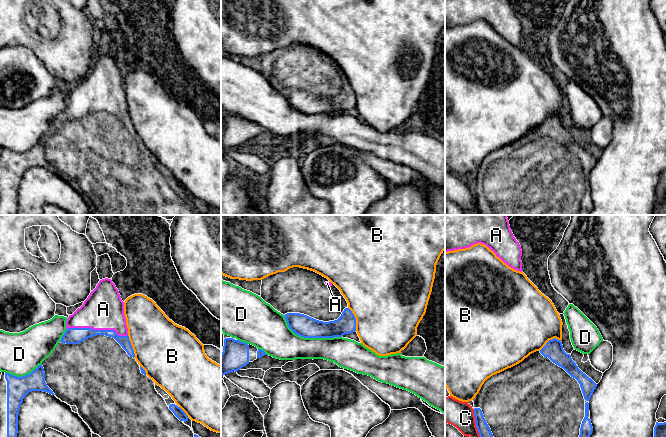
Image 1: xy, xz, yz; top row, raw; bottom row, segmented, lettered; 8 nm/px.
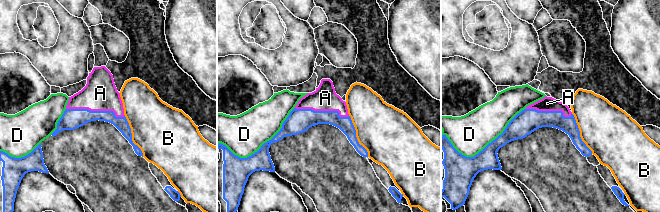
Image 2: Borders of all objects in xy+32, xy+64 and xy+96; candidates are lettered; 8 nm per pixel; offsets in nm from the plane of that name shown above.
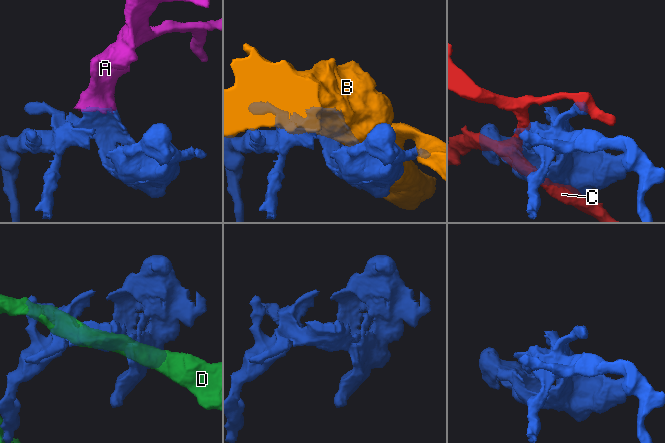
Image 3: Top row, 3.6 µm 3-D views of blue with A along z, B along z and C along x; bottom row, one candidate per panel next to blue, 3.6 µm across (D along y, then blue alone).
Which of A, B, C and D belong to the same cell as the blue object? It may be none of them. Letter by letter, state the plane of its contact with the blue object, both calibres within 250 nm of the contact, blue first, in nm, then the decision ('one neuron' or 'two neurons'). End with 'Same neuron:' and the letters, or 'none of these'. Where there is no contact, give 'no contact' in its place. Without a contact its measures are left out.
A: meets blue in xy; 130 nm thick on the blue side, 320 nm on the other; one neuron
B: meets blue in xz; 160 nm thick on the blue side, 500 nm on the other; two neurons
C: meets blue in yz; 110 nm thick on the blue side, 220 nm on the other; two neurons
D: meets blue in xz; 170 nm thick on the blue side, 280 nm on the other; two neurons
Same neuron: A

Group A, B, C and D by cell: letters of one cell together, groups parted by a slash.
A / B / C / D

